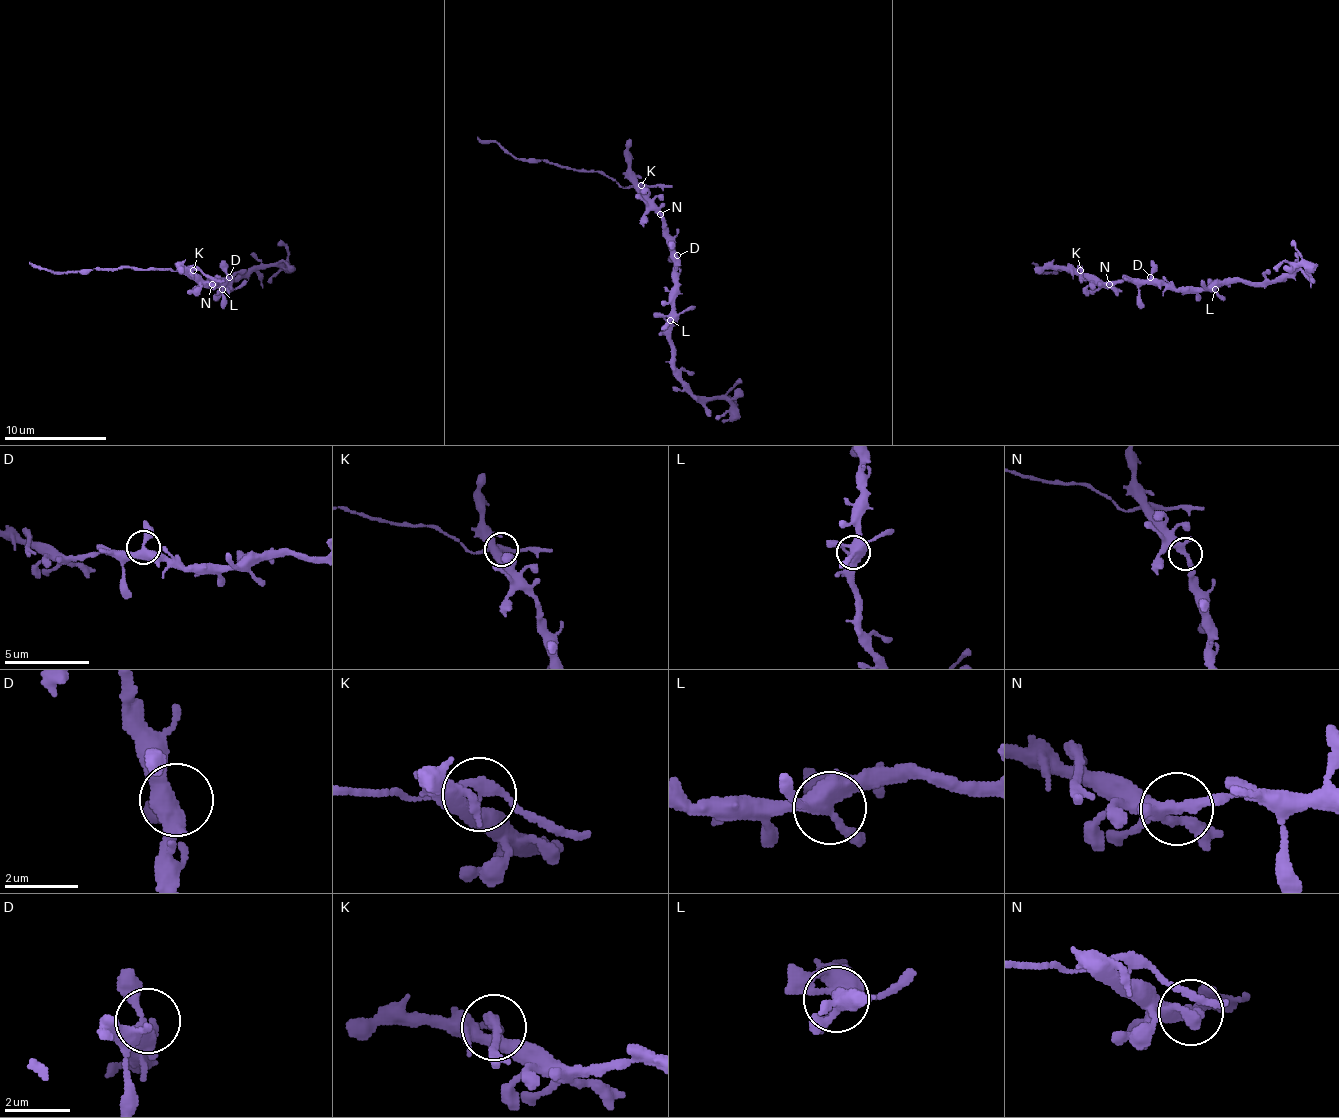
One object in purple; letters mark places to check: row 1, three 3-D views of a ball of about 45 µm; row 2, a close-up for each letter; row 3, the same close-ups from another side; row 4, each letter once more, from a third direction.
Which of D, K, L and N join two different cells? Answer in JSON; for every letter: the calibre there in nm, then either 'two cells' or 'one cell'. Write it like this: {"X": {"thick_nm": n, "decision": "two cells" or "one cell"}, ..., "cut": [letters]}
{"D": {"thick_nm": 400, "decision": "one cell"}, "K": {"thick_nm": 380, "decision": "two cells"}, "L": {"thick_nm": 440, "decision": "one cell"}, "N": {"thick_nm": 360, "decision": "one cell"}, "cut": ["K"]}

